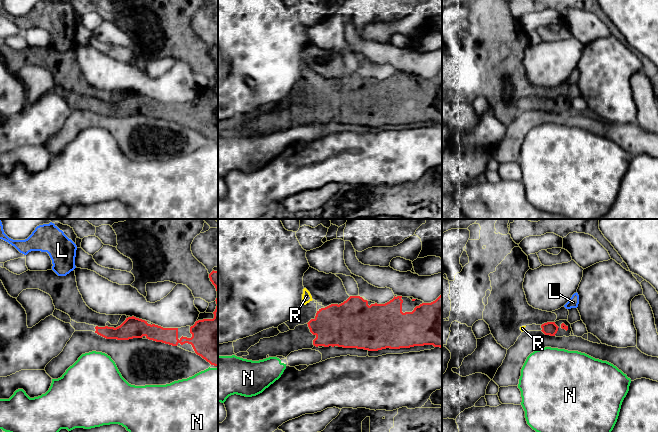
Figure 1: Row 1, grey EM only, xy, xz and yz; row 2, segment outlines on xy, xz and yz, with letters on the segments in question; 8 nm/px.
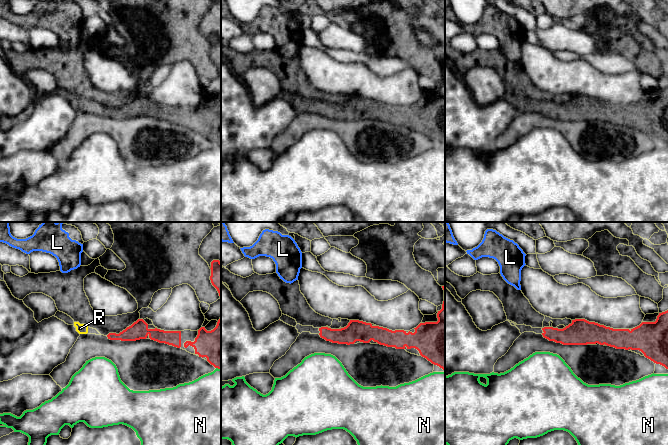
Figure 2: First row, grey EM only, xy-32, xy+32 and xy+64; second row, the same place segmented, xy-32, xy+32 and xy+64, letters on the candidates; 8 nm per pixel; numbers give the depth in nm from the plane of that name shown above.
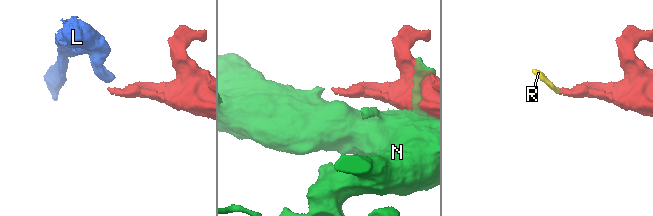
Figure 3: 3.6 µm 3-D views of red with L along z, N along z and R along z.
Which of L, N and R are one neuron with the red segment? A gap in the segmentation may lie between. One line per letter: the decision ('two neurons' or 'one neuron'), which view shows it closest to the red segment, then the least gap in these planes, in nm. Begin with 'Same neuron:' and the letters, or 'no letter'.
Same neuron: R
L: two neurons | yz | 120 nm
N: two neurons | xy | 20 nm
R: one neuron | xz | 100 nm

